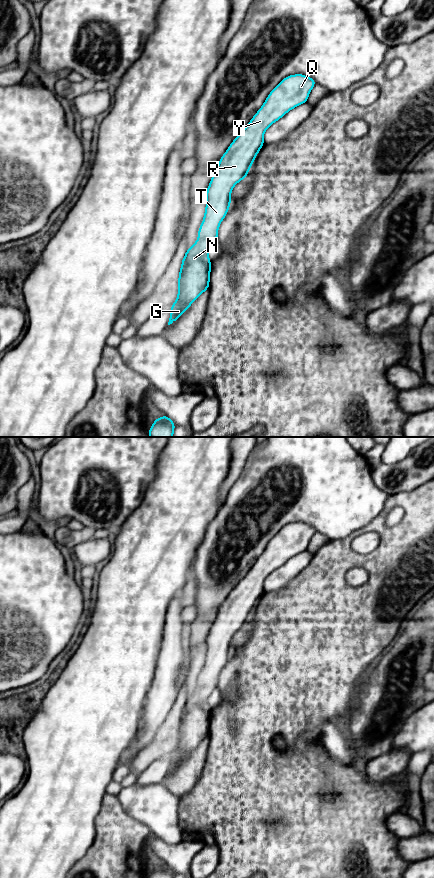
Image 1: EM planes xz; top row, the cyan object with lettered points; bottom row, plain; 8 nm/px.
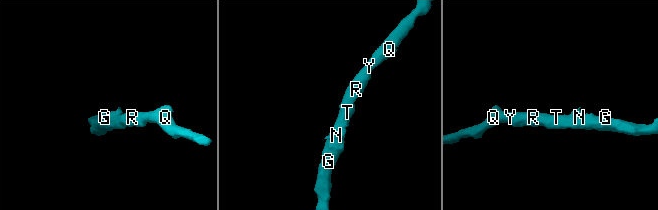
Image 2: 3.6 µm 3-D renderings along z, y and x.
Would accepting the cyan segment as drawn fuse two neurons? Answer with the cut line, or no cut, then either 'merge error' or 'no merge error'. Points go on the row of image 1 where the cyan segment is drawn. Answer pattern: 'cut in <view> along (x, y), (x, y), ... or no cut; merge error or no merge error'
no cut; no merge error

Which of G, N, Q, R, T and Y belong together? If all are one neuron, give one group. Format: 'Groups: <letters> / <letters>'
Groups: G N Q R T Y

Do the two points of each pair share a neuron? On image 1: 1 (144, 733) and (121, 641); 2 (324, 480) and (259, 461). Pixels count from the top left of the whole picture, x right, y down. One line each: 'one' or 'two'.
1: two
2: one

